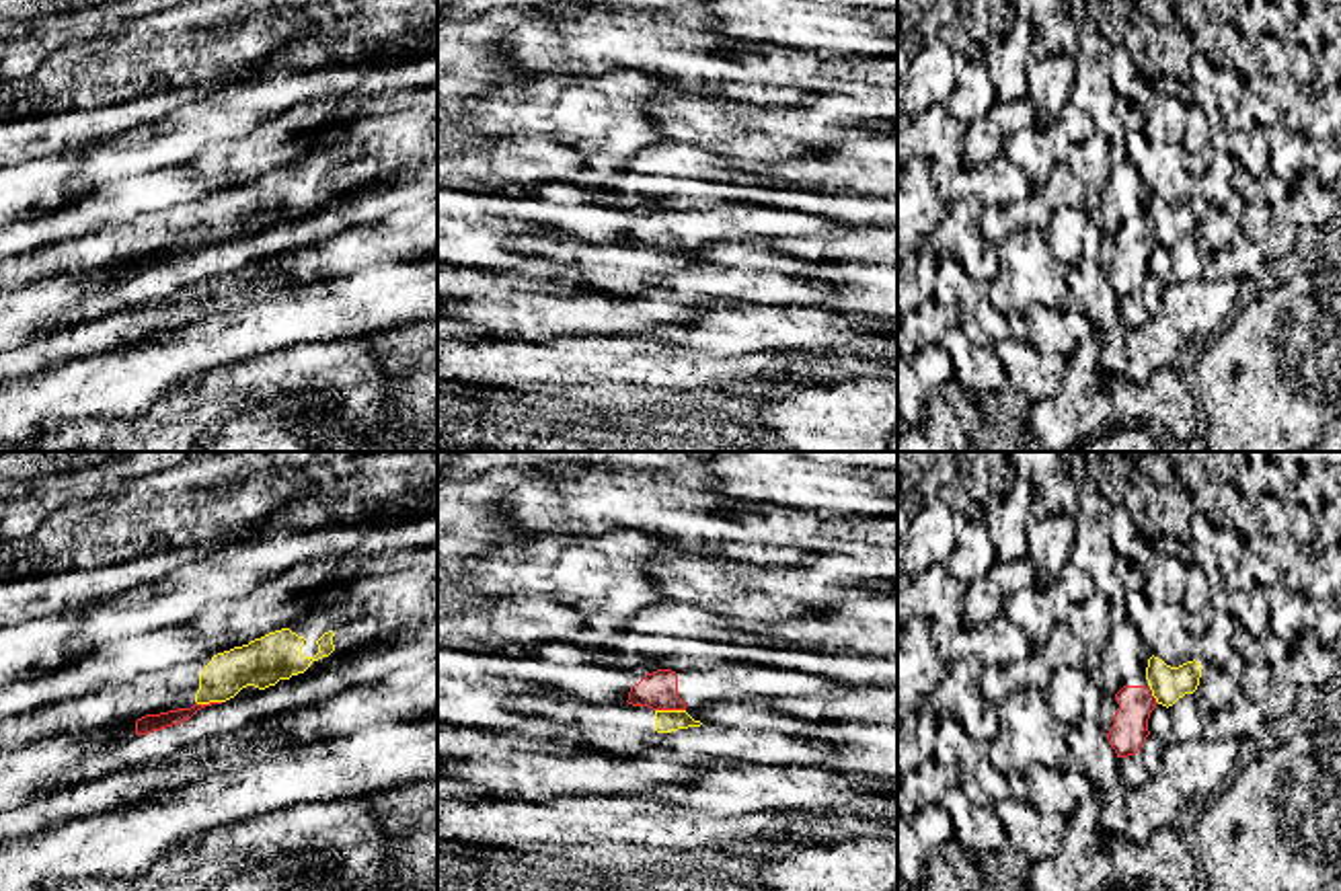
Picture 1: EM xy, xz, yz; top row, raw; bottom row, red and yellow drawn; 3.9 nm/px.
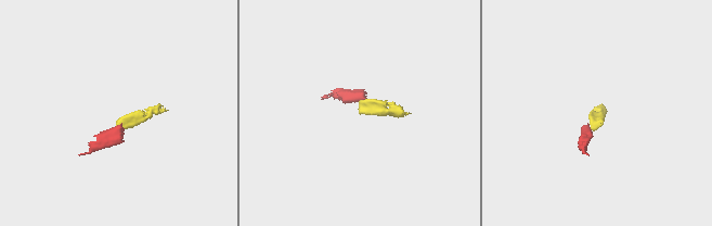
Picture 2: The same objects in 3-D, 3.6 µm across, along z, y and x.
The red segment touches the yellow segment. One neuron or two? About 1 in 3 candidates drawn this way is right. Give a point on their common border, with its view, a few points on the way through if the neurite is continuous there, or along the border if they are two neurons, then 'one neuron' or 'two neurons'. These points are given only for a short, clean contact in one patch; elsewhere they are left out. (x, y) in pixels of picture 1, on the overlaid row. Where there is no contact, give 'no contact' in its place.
meets red in xz at (670, 709); border along xz (656, 709), (684, 711); two neurons

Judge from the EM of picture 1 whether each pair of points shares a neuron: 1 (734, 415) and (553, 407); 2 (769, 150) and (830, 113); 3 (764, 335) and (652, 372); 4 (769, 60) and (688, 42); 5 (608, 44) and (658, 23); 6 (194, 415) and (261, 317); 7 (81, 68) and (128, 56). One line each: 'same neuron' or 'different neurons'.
1: same neuron
2: same neuron
3: different neurons
4: different neurons
5: different neurons
6: different neurons
7: same neuron

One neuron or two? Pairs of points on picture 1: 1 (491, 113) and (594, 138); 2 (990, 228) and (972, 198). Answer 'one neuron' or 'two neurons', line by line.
1: one neuron
2: two neurons

